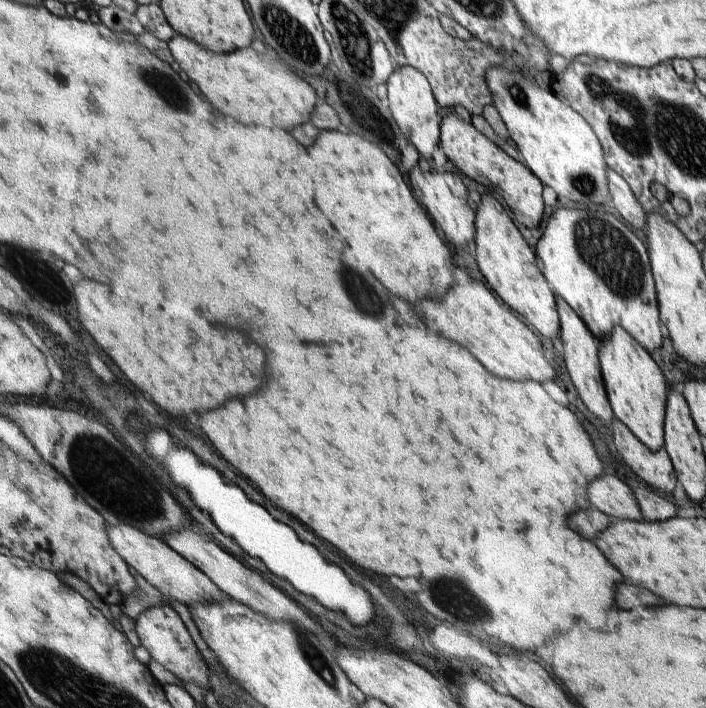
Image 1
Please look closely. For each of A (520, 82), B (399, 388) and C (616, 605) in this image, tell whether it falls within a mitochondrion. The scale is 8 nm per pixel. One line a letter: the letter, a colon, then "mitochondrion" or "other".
A: other
B: other
C: other

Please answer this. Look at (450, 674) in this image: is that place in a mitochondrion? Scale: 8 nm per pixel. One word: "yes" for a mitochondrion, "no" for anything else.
no

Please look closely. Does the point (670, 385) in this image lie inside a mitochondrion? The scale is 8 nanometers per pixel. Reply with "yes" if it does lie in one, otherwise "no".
no

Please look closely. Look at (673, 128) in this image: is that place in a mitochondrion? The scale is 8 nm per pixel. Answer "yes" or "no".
yes

